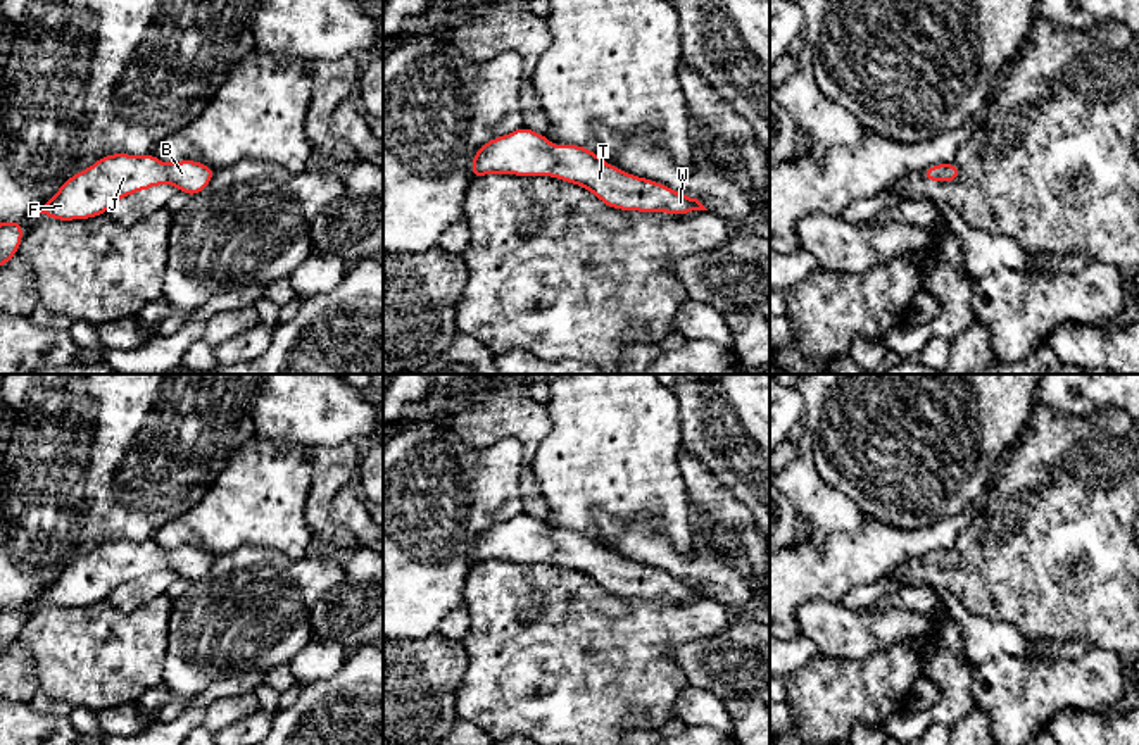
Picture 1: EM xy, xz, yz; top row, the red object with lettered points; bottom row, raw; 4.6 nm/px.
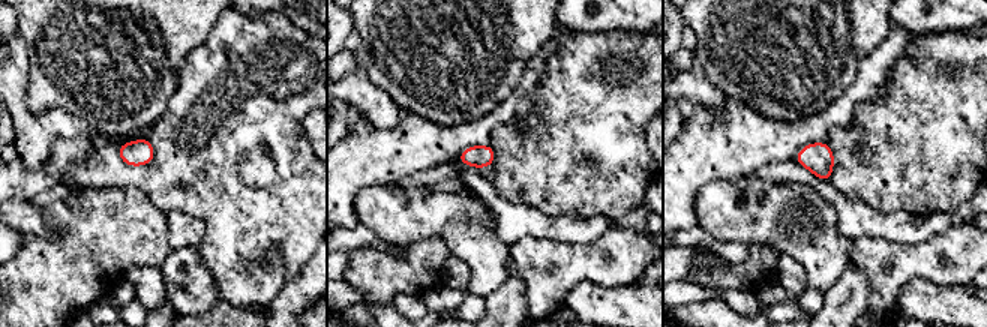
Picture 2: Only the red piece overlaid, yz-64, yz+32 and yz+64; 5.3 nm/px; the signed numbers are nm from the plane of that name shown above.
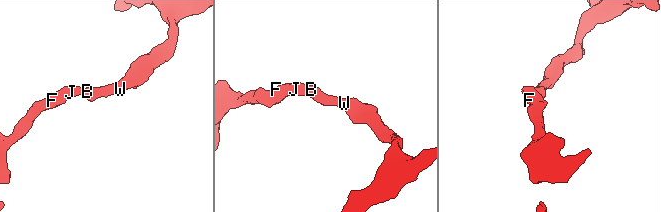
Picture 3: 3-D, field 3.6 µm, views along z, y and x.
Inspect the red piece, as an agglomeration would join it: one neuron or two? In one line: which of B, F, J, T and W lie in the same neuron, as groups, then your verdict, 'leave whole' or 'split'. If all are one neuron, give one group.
B F J T W | leave whole

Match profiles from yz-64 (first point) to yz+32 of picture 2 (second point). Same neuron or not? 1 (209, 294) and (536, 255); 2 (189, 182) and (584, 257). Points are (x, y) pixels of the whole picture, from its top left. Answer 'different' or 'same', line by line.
1: same
2: different

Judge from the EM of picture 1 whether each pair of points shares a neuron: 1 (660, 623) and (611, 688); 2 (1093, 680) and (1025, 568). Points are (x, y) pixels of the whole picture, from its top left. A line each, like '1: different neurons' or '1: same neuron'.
1: same neuron
2: different neurons

